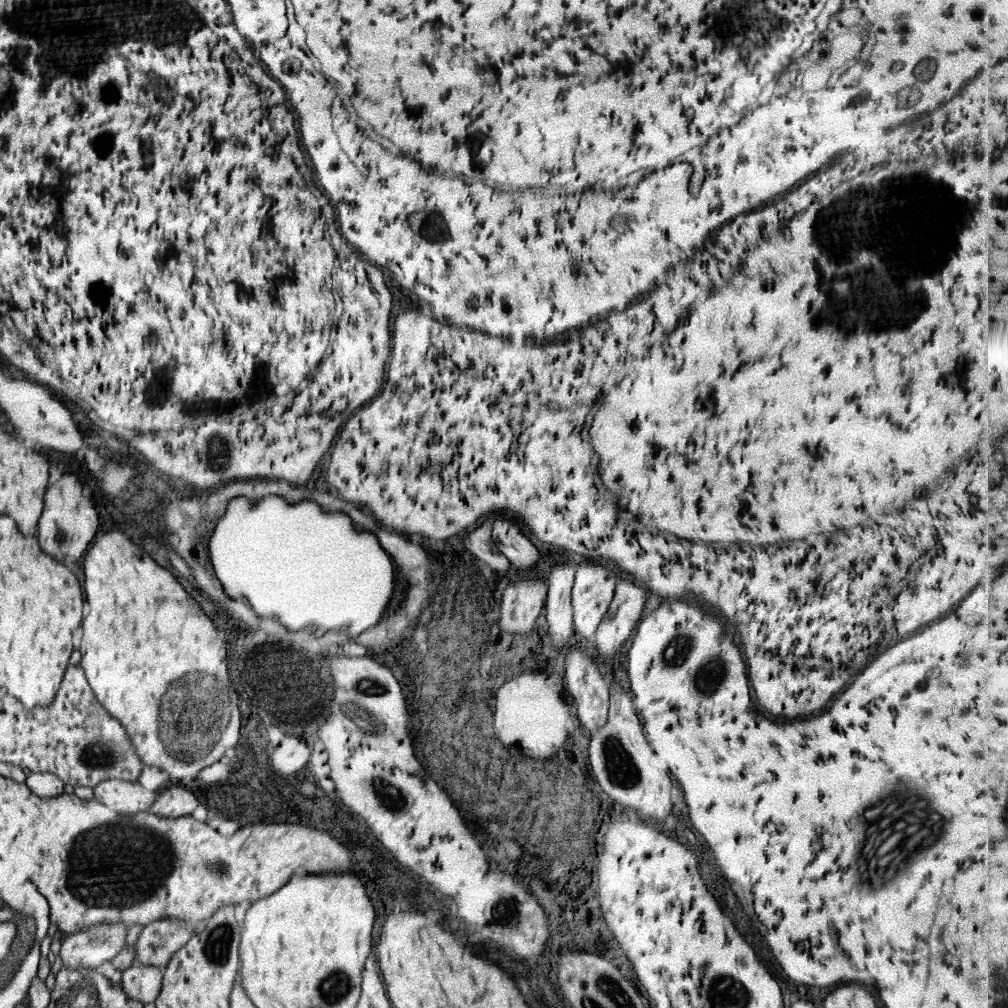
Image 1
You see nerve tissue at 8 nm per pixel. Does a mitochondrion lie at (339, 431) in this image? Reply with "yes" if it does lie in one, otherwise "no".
no

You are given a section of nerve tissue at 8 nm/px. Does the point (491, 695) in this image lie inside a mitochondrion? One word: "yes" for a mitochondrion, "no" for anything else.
no

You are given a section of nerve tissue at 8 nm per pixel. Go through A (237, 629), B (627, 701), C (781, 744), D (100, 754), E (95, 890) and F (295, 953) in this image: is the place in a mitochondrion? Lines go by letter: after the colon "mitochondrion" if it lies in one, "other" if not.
A: other
B: other
C: other
D: mitochondrion
E: mitochondrion
F: other

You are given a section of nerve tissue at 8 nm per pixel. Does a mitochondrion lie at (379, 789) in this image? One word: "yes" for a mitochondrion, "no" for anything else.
yes

